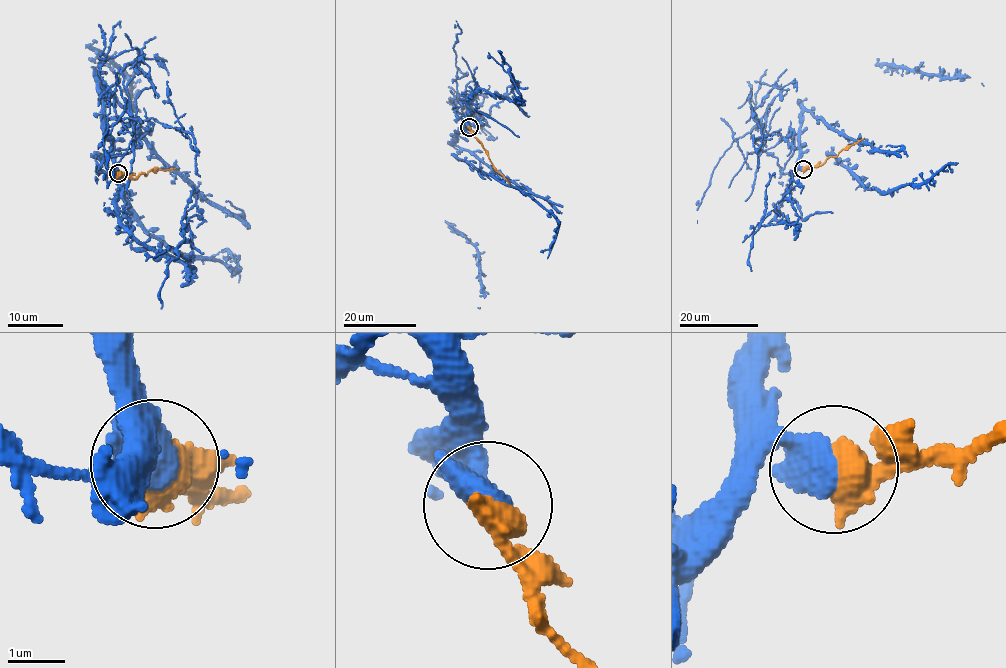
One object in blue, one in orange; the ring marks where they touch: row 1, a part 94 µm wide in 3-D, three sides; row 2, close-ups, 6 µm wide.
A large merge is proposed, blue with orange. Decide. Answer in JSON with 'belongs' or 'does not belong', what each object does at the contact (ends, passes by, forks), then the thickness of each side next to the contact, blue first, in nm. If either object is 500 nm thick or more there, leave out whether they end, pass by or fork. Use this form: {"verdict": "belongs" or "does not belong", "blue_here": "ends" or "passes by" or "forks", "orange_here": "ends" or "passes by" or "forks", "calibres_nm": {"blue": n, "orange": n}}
{"verdict": "does not belong", "calibres_nm": {"blue": 650, "orange": 650}}

